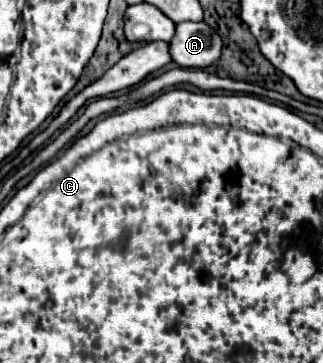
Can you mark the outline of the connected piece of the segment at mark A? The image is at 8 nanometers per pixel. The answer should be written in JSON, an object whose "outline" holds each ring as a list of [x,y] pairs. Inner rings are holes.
{"outline":[[[180,22],[170,40],[170,56],[182,68],[208,68],[220,58],[222,40],[206,22]]]}

